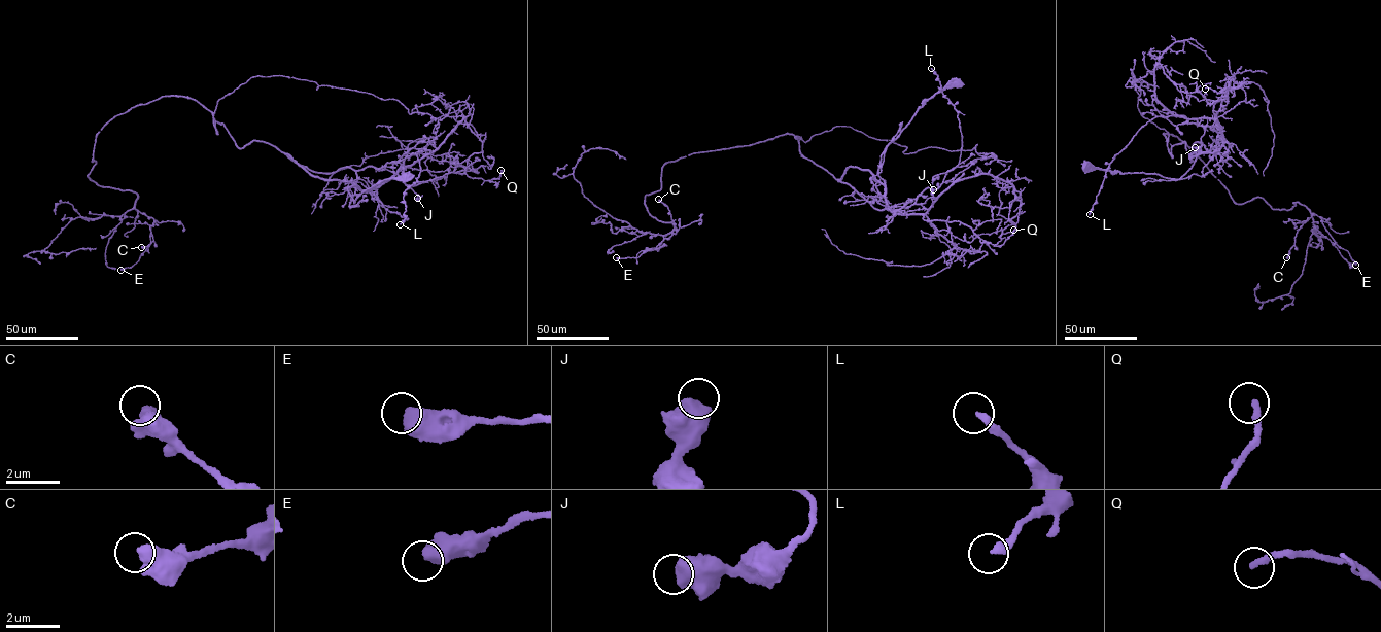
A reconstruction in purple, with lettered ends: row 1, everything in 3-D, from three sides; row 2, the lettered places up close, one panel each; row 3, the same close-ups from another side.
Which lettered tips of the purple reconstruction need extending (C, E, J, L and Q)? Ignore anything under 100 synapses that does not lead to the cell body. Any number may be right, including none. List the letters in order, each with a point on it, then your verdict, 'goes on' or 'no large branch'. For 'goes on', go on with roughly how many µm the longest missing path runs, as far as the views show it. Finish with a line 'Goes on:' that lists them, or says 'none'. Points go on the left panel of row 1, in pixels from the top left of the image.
C: place (141, 247); no large branch
E: place (121, 270); no large branch
J: place (417, 198); no large branch
L: place (400, 224); no large branch
Q: place (501, 170); no large branch
Goes on: none

